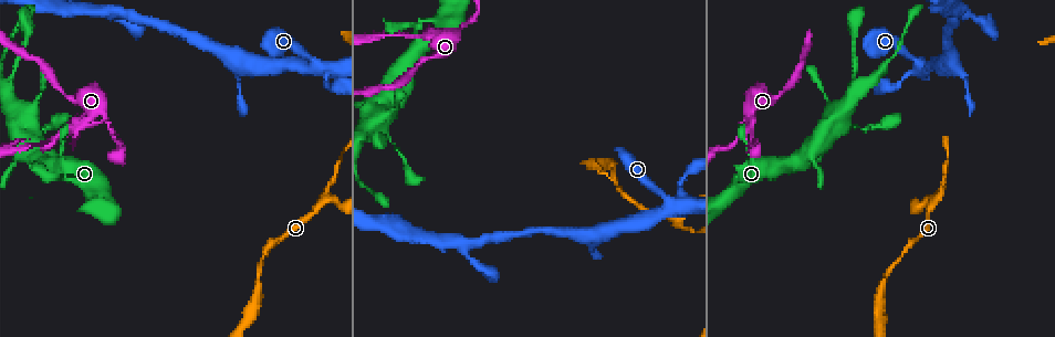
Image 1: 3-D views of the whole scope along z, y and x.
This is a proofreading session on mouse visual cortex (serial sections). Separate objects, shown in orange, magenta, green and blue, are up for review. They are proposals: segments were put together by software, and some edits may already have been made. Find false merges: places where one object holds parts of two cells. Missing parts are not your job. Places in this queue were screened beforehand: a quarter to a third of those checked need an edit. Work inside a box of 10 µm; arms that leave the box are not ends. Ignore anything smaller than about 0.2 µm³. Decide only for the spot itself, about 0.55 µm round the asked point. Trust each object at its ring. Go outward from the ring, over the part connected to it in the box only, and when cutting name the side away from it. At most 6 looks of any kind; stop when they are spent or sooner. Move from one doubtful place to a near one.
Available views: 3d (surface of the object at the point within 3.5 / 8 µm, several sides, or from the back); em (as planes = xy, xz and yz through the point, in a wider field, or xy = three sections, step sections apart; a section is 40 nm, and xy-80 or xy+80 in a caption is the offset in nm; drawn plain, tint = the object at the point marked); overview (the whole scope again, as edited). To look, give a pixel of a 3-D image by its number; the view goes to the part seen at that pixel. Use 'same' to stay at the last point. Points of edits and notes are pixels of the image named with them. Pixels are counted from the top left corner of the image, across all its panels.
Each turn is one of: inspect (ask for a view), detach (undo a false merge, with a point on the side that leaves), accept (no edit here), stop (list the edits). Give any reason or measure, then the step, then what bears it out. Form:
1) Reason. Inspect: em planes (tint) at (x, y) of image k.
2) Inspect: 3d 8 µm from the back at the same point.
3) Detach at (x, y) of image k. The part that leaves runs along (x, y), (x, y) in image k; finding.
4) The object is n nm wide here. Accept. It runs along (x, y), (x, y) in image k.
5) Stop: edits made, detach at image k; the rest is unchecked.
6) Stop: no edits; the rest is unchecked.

Thick turns thin. Inspect: 3d 8 µm from the back at (741, 122) of image 1.

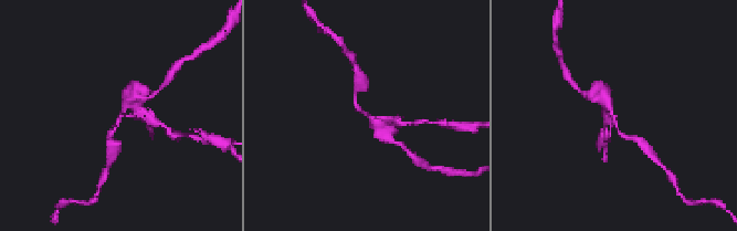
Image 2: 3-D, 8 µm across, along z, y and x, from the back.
The arms are 200, 450 nm wide. Inspect: em xy step 5 (tint) at the same point.

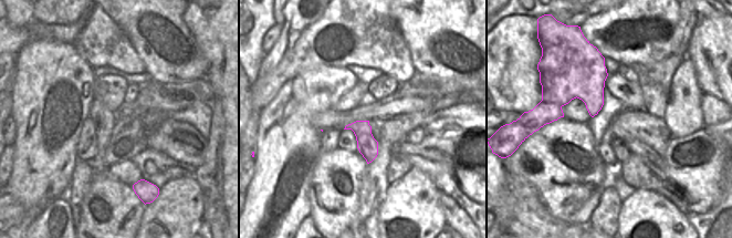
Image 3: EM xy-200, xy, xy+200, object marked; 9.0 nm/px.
Detach at (153, 123) of image 2. A border runs along (550, 102), (554, 102), (561, 107) in image 3; a second cell is stuck on.

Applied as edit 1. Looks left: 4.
See it whole again. Inspect: overview.

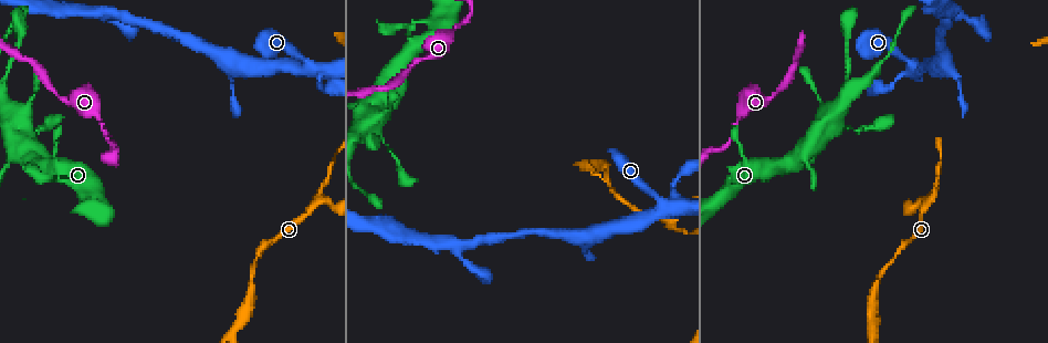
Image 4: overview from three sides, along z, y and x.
Narrows sharply. Inspect: em planes (tint) at (305, 64) of image 4.

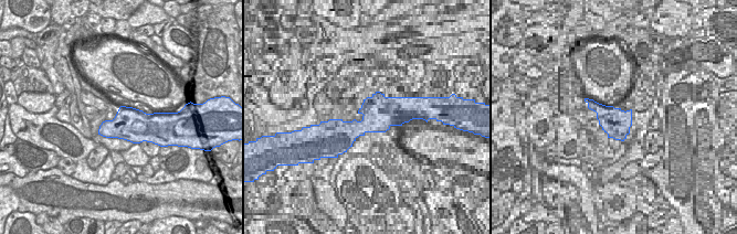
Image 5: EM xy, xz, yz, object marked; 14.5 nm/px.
Wider look. Inspect: 3d 3.5 µm at the same point.

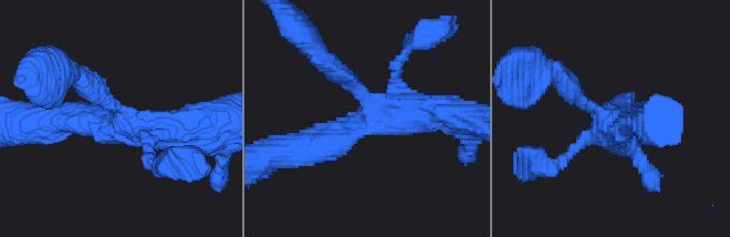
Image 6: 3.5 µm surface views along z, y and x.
Accept. It runs along (560, 79), (617, 130), (643, 116) in image 6; all the same cell.

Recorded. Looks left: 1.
Stop: edits made, detach at image 2; the rest is unchecked.

